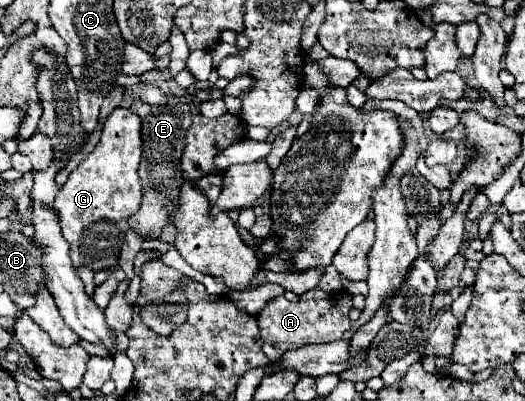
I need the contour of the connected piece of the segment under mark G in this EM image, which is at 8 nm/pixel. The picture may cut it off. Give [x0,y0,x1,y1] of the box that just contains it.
[55,108,141,272]

